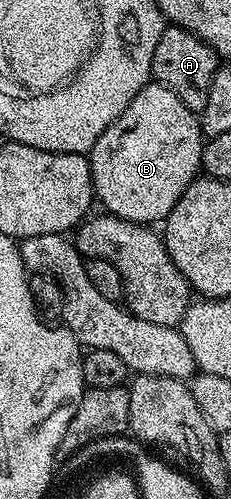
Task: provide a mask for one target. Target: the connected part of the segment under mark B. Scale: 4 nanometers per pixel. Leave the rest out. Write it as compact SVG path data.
M153 81L147 83L144 89L140 89L140 93L136 93L136 97L132 97L132 105L128 105L128 109L124 109L124 113L120 113L120 117L116 117L116 121L112 121L112 125L108 125L108 129L104 129L104 133L100 133L100 137L96 137L96 145L92 145L92 149L88 152L90 172L92 173L97 202L99 204L102 202L106 206L103 208L109 214L121 219L127 219L133 223L145 223L147 225L161 224L168 217L168 213L172 213L176 201L180 201L184 189L188 189L190 182L199 174L202 165L203 142L204 136L199 116L195 112L190 111L188 105L184 105L184 101L180 101L180 97L176 97L176 93L172 93L172 89L168 89L164 85Z

